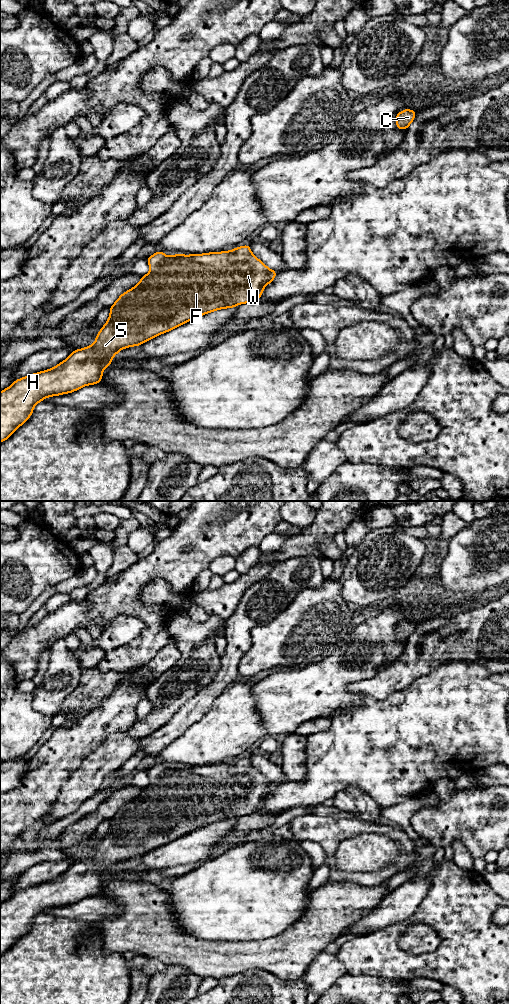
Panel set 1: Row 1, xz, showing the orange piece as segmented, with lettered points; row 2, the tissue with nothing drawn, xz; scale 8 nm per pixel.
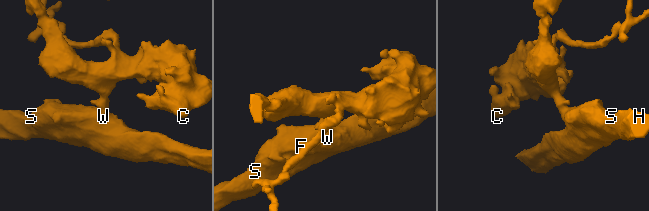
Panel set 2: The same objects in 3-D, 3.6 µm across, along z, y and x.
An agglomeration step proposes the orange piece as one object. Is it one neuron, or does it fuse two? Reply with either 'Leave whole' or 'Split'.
Leave whole

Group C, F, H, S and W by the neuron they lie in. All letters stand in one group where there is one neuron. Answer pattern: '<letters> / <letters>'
C F H S W

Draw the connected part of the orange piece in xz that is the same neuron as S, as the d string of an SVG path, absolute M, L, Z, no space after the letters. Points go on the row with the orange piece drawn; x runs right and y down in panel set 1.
M249 245L237 247L231 251L205 254L165 256L159 251L147 258L150 272L142 276L140 282L120 295L109 308L110 317L100 329L93 345L72 352L67 359L57 366L15 380L11 386L0 392L0 443L8 439L14 431L23 425L33 413L33 408L40 401L50 396L74 392L86 385L100 383L104 369L111 365L114 355L121 349L140 346L150 339L166 333L199 316L236 305L257 301L266 285L274 280L277 273L269 269L251 252Z

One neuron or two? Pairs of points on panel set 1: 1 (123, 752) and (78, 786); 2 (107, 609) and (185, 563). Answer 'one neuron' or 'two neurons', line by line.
1: one neuron
2: one neuron

